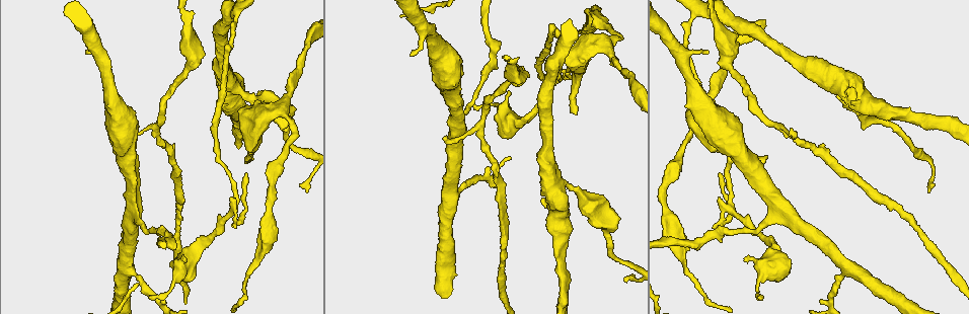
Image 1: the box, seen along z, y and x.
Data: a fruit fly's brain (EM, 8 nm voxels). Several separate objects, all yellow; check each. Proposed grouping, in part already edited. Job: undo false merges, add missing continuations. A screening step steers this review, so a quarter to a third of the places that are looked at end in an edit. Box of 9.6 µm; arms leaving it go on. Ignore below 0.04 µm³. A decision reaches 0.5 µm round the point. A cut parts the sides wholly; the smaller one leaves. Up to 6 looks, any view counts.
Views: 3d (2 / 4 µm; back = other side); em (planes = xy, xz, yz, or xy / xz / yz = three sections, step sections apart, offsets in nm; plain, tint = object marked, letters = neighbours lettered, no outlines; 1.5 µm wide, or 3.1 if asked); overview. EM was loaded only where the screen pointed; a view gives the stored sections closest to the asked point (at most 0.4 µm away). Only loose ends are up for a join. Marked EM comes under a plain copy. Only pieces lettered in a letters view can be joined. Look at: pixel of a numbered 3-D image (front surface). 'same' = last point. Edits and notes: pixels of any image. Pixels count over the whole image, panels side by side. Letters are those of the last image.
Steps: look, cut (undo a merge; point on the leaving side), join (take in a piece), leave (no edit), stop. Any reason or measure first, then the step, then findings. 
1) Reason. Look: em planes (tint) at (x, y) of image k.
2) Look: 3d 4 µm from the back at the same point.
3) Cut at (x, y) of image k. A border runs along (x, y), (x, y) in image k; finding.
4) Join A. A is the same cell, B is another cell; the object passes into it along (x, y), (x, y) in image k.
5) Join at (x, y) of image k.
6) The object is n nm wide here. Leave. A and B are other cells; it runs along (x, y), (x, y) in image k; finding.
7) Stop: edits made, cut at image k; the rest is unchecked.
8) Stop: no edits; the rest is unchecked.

Thin end. Look: 3d 2 µm at (712, 228) of image 1.

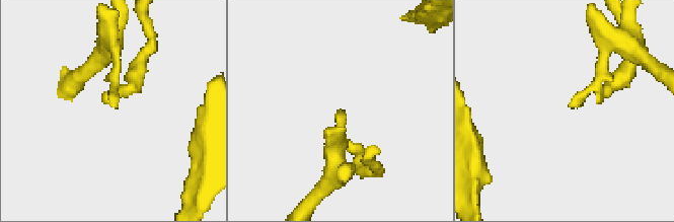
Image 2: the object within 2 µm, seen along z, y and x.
Now the EM. Look: em planes (letters) at (110, 105) of image 2.

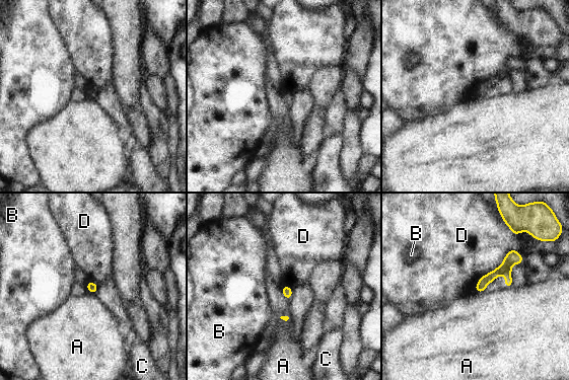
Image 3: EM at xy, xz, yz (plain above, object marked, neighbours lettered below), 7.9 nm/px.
Leave. A, B, C and D are other cells; it runs along (519, 257), (513, 257), (478, 289) in image 3; none of them fits.

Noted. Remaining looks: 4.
Tapers out. Look: 3d 4 µm at (576, 113) of image 1.

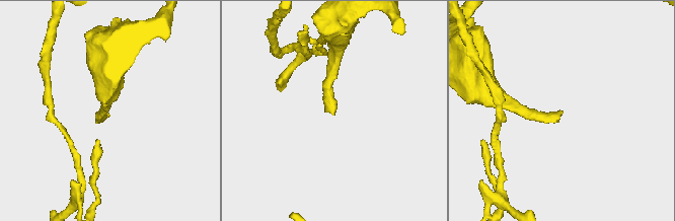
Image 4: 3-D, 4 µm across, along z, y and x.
Shape alone is not enough. Look: em planes (letters) at (333, 115) of image 4.

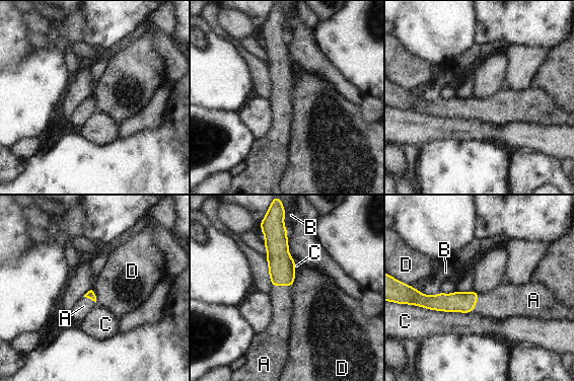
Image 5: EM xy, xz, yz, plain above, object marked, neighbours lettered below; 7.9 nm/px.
Join A. A is the same cell, B, C and D are other cells; the object passes into it along (281, 265), (281, 285), (281, 297) in image 5; it goes on there.

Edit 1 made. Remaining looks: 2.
Stop: edits made, join at image 5; the rest is unchecked.

